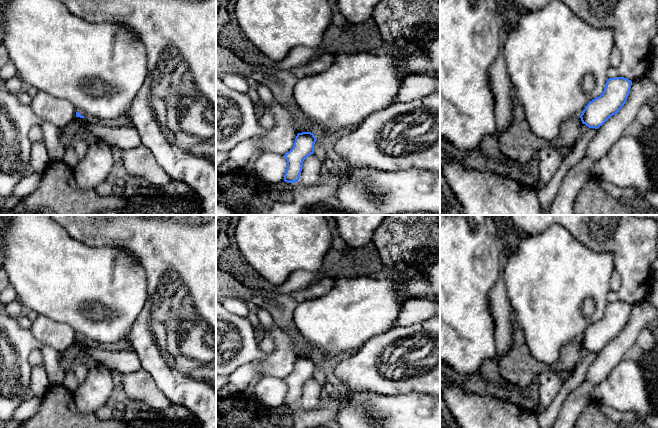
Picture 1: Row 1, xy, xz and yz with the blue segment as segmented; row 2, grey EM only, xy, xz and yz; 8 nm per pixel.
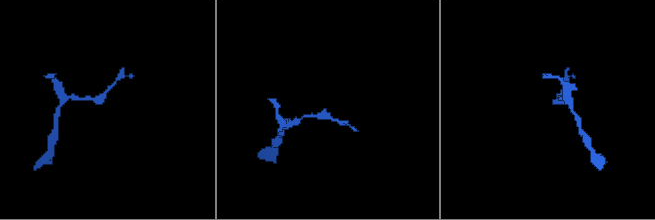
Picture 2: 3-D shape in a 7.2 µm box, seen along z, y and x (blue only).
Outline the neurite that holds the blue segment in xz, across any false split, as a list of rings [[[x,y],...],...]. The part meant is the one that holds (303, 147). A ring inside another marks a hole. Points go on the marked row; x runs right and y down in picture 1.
[[[311,132],[297,134],[293,148],[284,155],[287,160],[287,169],[284,175],[285,182],[298,182],[304,160],[314,154],[316,140],[317,138]]]

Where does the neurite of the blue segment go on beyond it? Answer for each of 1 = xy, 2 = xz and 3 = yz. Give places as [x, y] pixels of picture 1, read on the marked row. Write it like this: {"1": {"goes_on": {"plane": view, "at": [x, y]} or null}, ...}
{"1": {"goes_on": null}, "2": {"goes_on": null}, "3": {"goes_on": null}}

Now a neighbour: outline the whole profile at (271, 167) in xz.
[[[263,152],[255,161],[255,172],[265,182],[279,184],[284,182],[287,160],[284,155]]]

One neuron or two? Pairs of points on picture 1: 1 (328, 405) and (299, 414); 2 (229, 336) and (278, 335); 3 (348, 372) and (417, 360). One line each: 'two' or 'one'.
1: one
2: two
3: one

